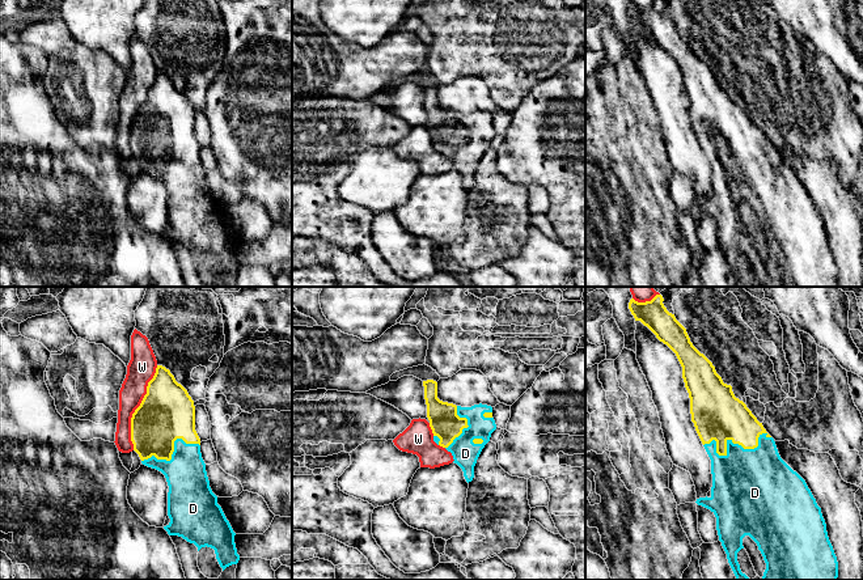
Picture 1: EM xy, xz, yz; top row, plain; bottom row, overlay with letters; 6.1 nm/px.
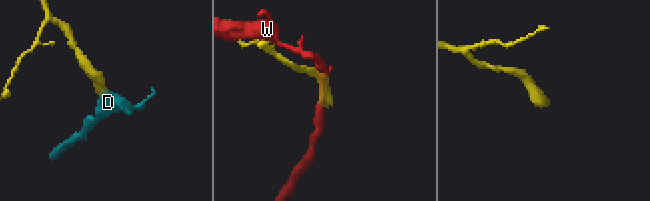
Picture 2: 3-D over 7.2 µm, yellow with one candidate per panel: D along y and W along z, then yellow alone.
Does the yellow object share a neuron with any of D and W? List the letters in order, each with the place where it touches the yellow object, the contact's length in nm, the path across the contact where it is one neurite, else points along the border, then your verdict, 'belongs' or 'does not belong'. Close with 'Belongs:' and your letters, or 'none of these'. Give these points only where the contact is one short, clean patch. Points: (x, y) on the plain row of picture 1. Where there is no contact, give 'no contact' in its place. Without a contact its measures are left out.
D: yz (730, 145) | 420 nm | across yz (716, 121), (728, 136), (730, 145), (743, 160), (744, 183) | belongs
W: xy (138, 114) | 550 nm | does not belong
Belongs: D

